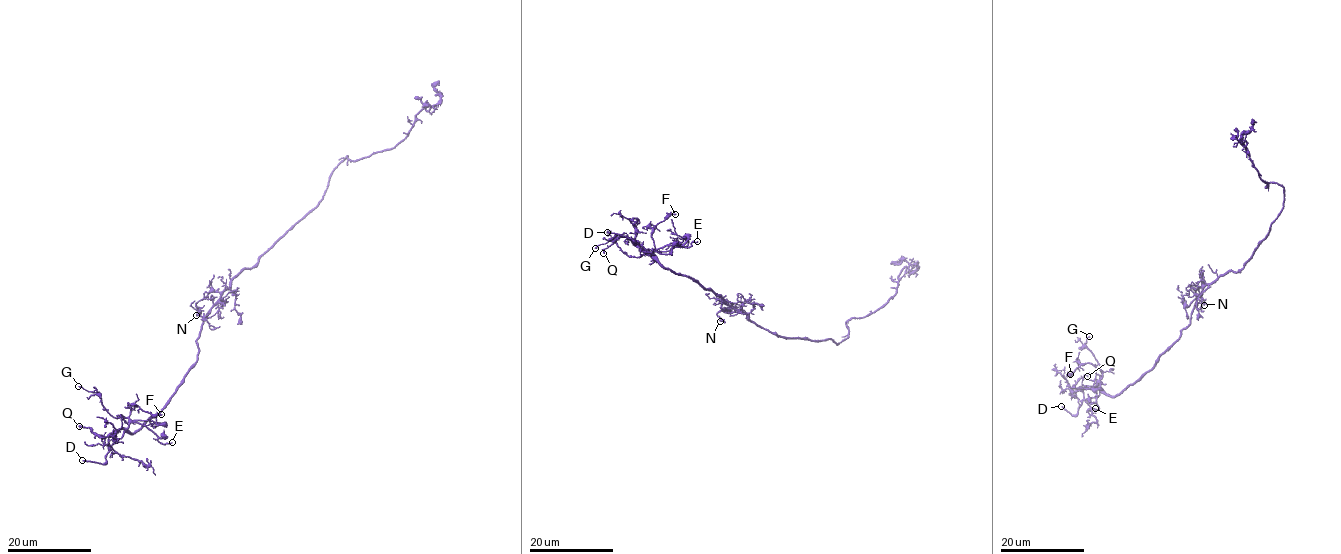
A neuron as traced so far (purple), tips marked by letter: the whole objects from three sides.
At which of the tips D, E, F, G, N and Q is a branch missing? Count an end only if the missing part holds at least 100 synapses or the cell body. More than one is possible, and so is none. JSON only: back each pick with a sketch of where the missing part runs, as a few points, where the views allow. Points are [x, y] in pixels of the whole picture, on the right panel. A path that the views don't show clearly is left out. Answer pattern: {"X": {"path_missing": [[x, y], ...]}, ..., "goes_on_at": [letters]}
{"D": {"path_missing": [[1061, 406], [1055, 405], [1053, 412], [1055, 443], [1058, 448], [1053, 445], [1031, 457], [1028, 454]]}, "goes_on_at": ["D"]}

